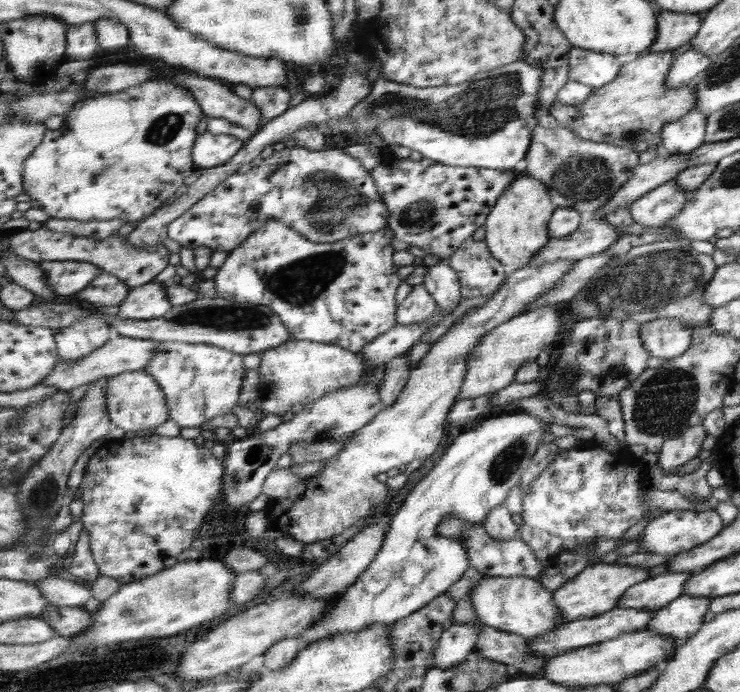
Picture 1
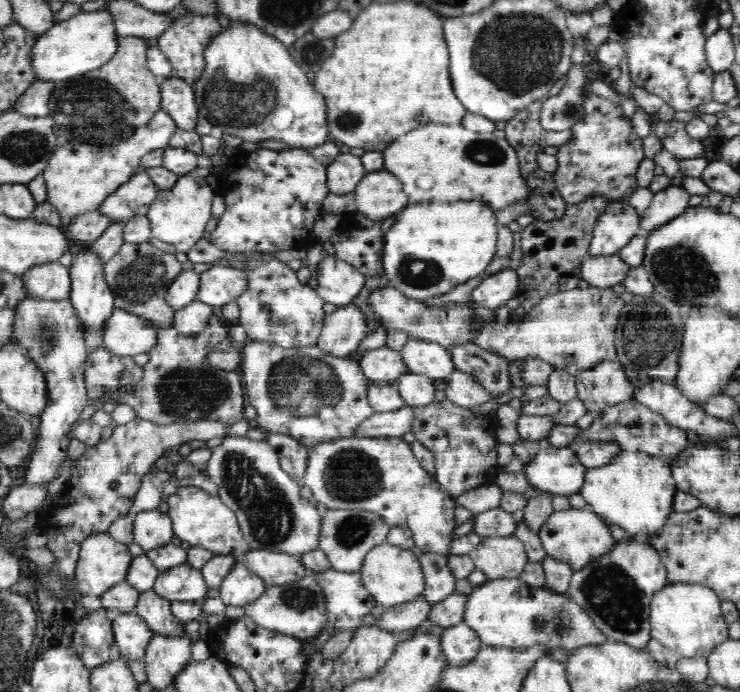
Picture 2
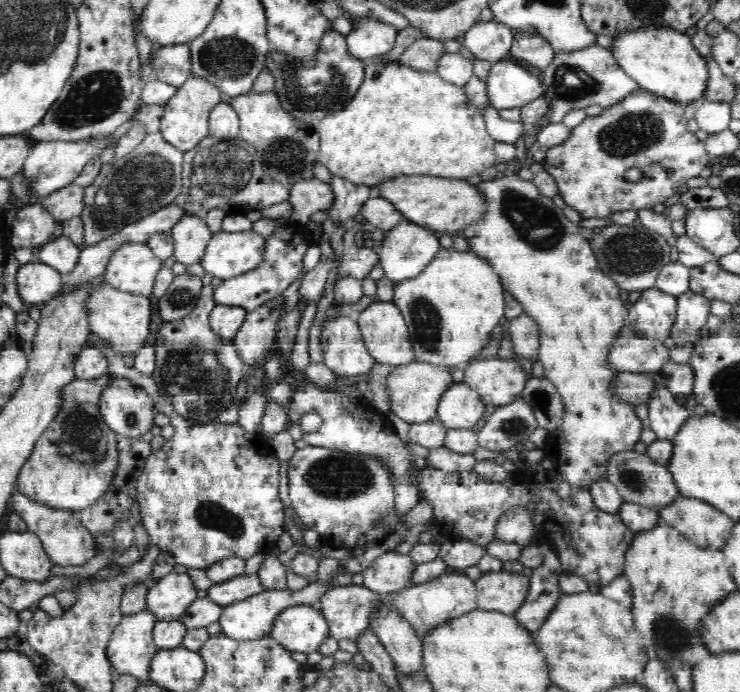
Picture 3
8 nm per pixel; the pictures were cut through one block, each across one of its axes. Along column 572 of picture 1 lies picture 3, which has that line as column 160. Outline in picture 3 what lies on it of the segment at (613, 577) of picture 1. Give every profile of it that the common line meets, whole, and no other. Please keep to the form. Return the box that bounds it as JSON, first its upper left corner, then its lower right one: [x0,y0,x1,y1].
[147,570,197,621]

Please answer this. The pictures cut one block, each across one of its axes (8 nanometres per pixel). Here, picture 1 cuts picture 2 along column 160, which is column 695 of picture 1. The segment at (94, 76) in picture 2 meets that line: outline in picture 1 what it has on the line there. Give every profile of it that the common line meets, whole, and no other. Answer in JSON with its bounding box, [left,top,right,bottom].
[571,51,698,154]

